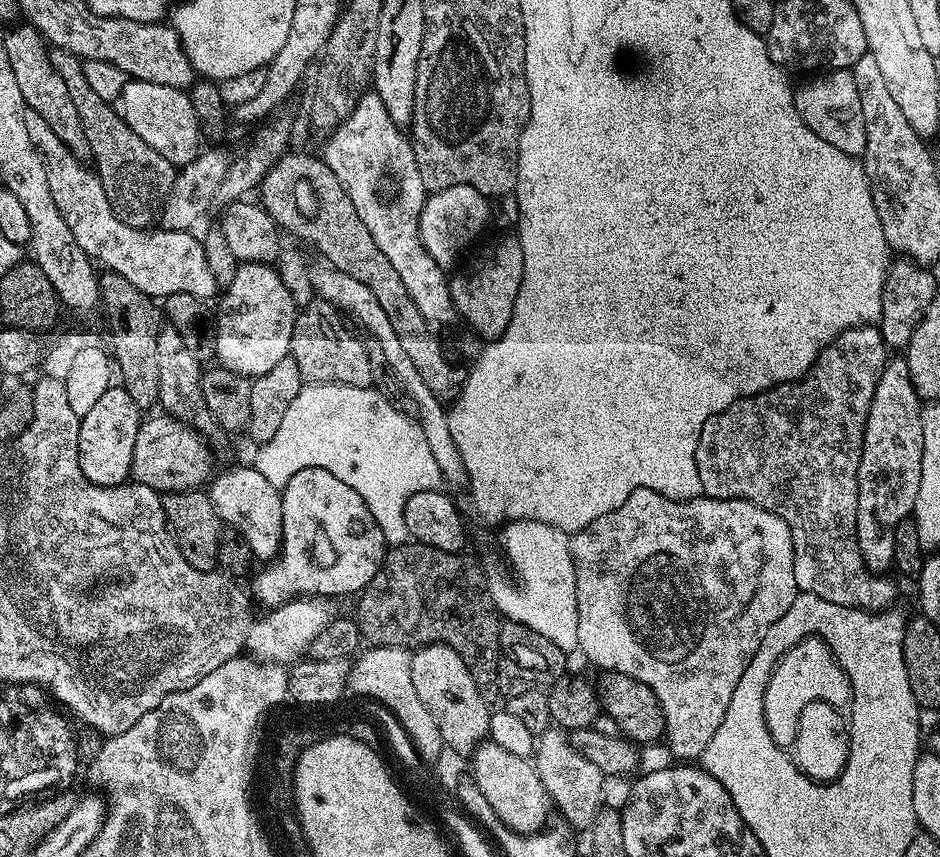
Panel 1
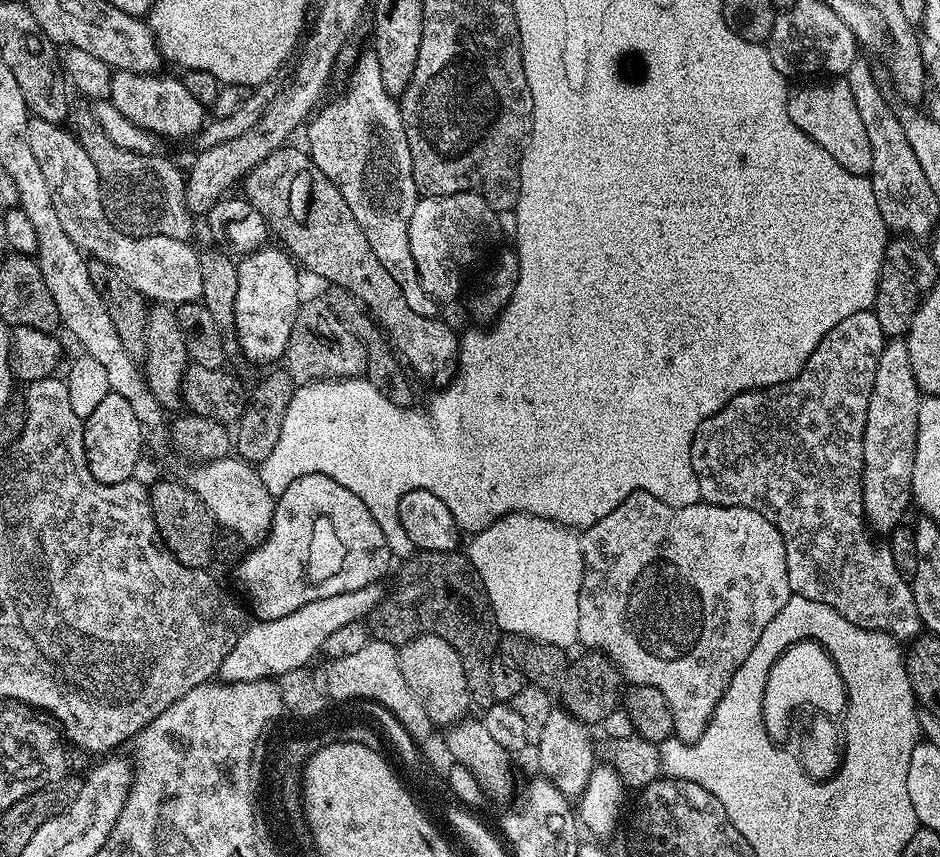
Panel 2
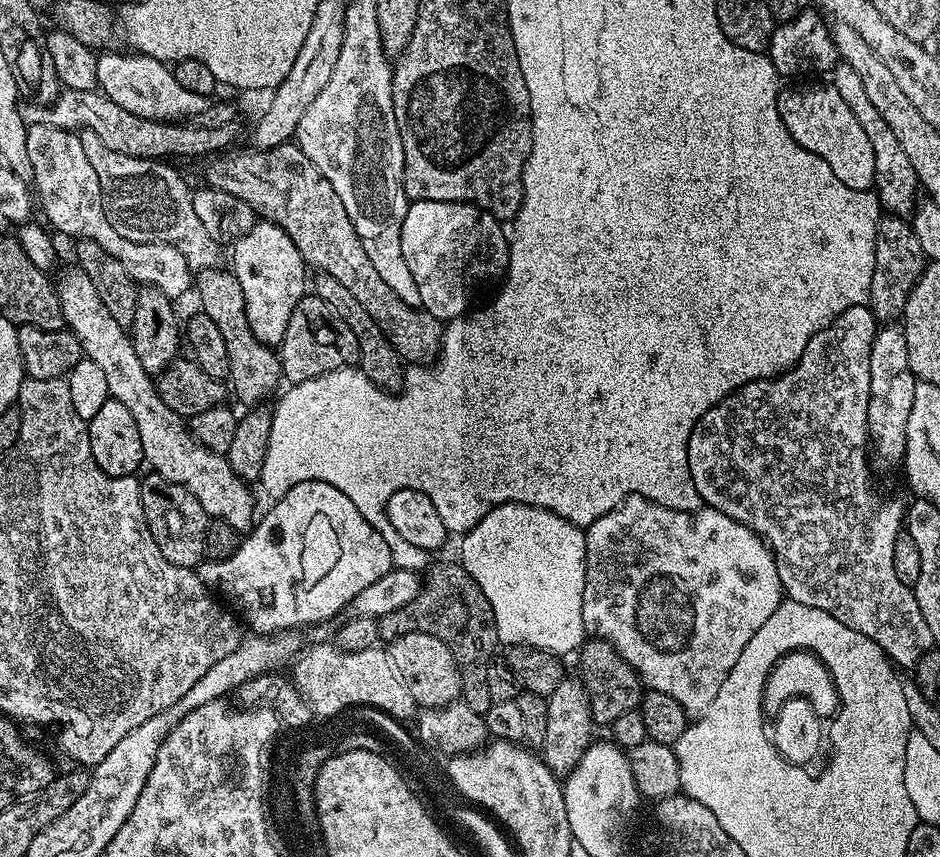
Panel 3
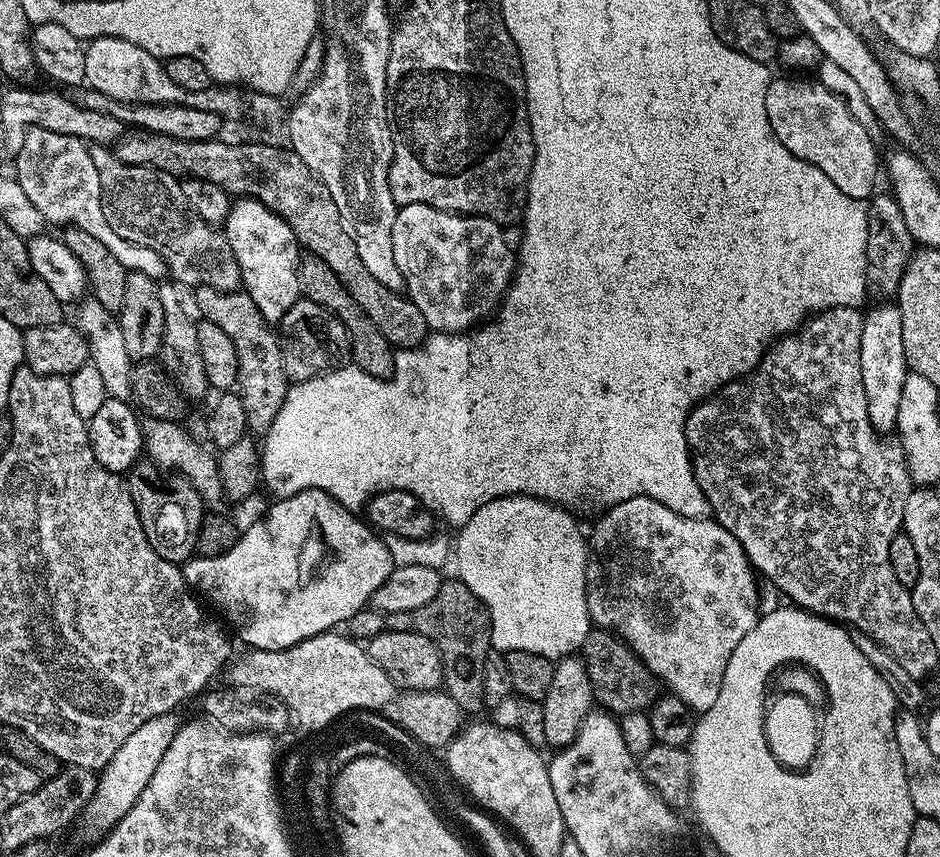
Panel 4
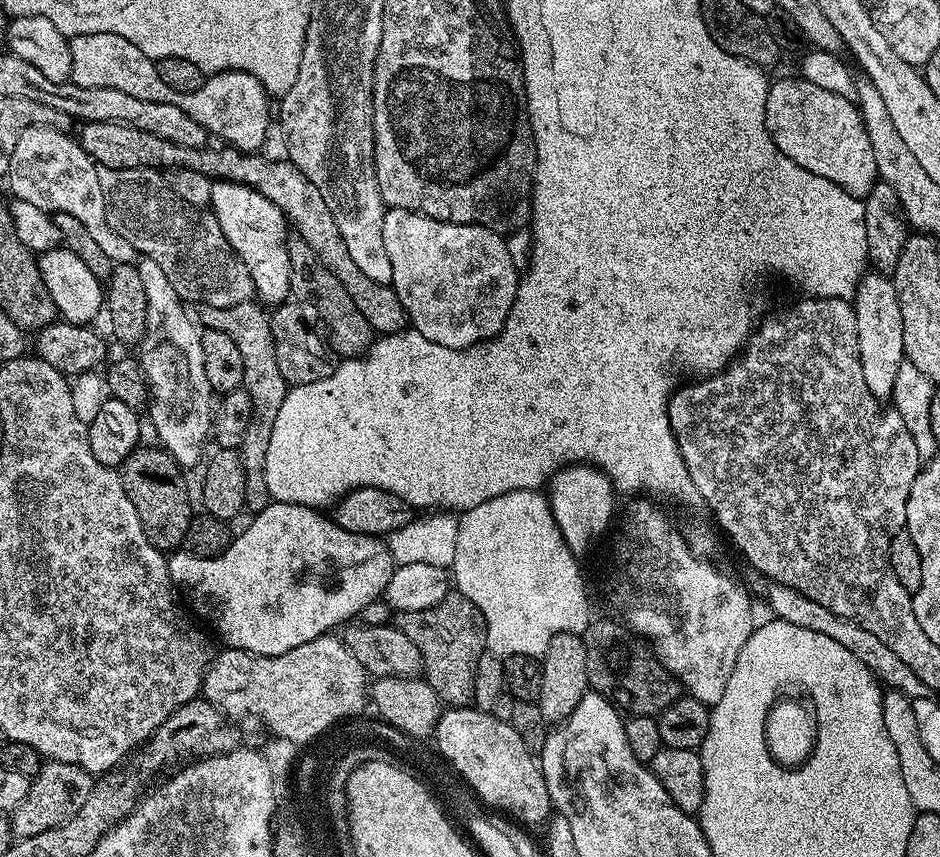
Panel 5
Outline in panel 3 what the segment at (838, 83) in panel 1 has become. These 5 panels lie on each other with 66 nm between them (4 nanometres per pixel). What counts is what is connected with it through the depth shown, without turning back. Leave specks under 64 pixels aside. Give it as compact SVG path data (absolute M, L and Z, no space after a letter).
M808 84L805 88L781 87L778 110L790 138L806 150L818 154L838 174L846 186L854 190L869 191L875 185L874 149L862 125L842 100L842 95L833 86Z

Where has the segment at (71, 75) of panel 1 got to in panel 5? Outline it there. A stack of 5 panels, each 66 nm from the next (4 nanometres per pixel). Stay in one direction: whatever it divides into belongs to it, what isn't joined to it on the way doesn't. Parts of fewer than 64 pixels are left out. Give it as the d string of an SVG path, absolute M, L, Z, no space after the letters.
M98 167L98 182L102 186L108 224L119 236L126 238L126 242L130 242L130 246L134 246L141 257L162 266L162 274L170 278L170 286L174 286L181 300L189 305L229 308L253 299L254 282L250 278L250 270L246 262L238 258L230 242L226 242L226 234L222 234L222 226L218 226L215 215L205 214L201 209L182 202L182 198L178 198L178 194L170 190L163 171L154 168L118 170Z

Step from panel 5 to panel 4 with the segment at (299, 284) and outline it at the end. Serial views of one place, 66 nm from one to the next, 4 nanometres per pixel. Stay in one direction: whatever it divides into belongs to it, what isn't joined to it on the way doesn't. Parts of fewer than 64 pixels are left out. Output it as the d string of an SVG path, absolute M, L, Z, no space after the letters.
M311 254L301 255L300 291L307 299L327 308L346 326L350 360L355 367L371 376L387 378L392 375L393 345L388 343L382 330L378 330L378 326L374 326L374 322L370 322L370 318L366 318L362 306L358 306L358 302L354 302L354 298L350 298L346 286L342 286L342 282L338 282L338 274L334 274L334 270L330 270L330 266L326 266L326 262L322 262L322 258Z

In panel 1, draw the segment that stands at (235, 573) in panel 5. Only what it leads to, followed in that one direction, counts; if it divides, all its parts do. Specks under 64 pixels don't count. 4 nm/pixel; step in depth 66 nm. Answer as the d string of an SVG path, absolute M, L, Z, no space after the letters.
M298 470L286 482L282 490L282 528L284 541L276 559L265 563L261 567L264 569L251 577L251 595L264 610L307 596L355 597L378 574L384 561L386 543L382 530L358 491L346 486L342 478L334 478L330 470Z

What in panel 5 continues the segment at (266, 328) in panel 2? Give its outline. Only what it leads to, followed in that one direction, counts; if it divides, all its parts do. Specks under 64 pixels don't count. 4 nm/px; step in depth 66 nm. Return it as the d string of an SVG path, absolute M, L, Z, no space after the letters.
M218 180L213 183L210 208L218 226L222 226L222 234L226 234L226 242L230 242L238 258L246 262L250 278L254 282L255 295L261 296L259 299L265 305L279 306L285 303L292 296L292 287L288 253L290 225L282 210L278 210L278 206L270 202L270 198L258 194L258 190L245 184L236 184L232 180Z

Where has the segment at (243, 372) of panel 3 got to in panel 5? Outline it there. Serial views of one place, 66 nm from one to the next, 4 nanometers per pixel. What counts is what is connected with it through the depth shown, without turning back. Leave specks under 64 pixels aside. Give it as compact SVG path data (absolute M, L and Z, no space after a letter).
M247 300L229 308L203 305L199 309L200 316L198 315L199 323L204 328L222 330L222 334L228 335L237 344L238 351L242 354L242 366L244 367L242 387L248 393L252 403L252 417L250 418L250 426L246 426L246 434L242 434L242 442L238 451L246 474L244 507L252 514L261 512L270 502L266 474L264 473L266 450L270 446L270 433L274 430L278 410L282 410L282 402L286 402L286 394L290 387L286 378L282 378L282 370L278 370L278 354L274 350L272 317L267 311L264 313L263 310L265 311L259 303Z

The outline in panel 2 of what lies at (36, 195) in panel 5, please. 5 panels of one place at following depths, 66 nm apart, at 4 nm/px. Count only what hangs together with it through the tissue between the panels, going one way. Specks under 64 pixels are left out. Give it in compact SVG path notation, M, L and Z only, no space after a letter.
M32 116L28 121L26 138L38 162L46 186L50 186L50 198L62 230L70 234L70 242L79 246L81 252L91 259L114 266L134 290L143 294L144 299L157 304L179 306L200 300L202 294L202 266L200 252L187 244L179 235L131 236L117 228L104 208L104 192L100 189L100 175L90 162L90 154L82 150L80 141L67 127L46 122Z

